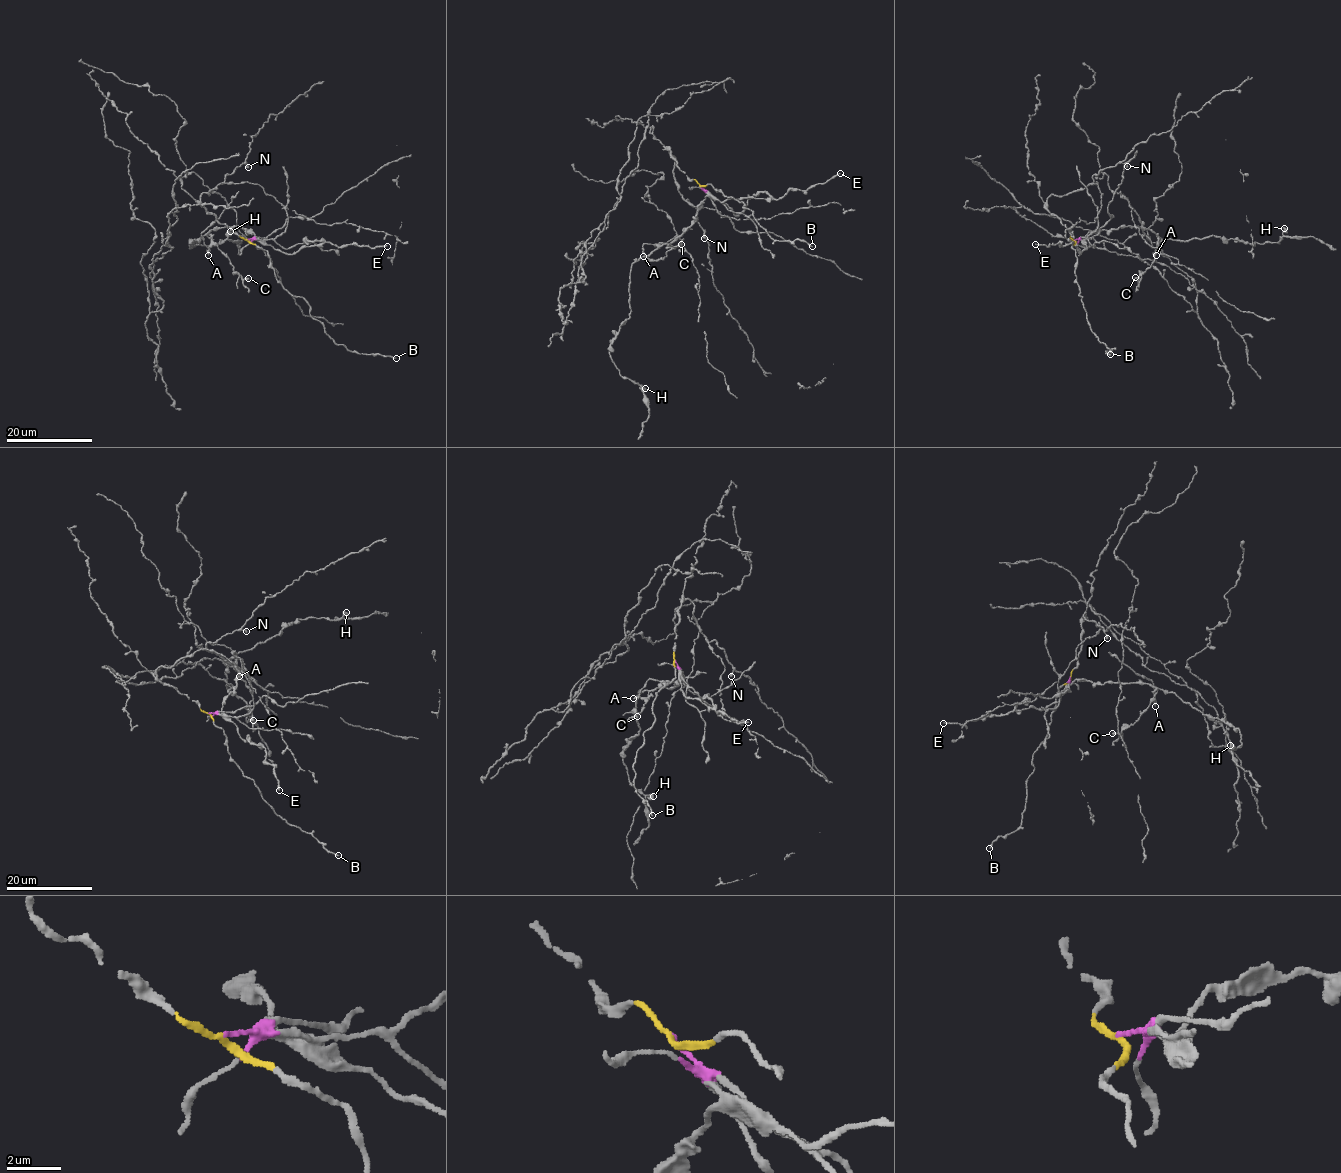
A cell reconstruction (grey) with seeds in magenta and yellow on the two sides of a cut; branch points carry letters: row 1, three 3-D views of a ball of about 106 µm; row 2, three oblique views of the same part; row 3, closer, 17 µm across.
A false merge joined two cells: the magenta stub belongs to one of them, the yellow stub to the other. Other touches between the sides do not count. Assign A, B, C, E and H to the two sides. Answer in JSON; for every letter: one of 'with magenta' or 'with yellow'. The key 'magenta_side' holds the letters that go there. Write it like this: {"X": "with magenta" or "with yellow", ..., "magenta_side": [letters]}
{"A": "with magenta", "B": "with yellow", "C": "with magenta", "E": "with magenta", "H": "with magenta", "magenta_side": ["A", "C", "E", "H"]}

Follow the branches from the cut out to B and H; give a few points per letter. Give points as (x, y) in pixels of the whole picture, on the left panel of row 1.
B: (247, 240), (267, 253), (275, 278), (306, 301), (309, 314), (337, 344), (361, 354), (395, 358)
H: (247, 240), (257, 238), (251, 230), (215, 227), (190, 245), (219, 244), (230, 231)

